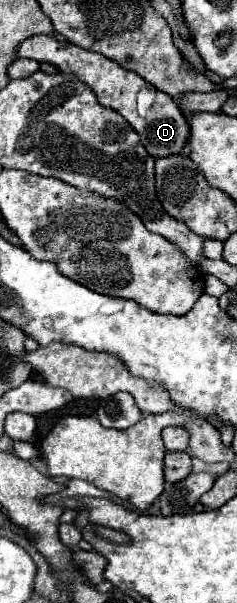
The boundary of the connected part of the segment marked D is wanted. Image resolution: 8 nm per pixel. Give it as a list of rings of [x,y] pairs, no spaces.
[[[34,35],[24,39],[16,47],[18,57],[34,59],[38,63],[48,61],[54,63],[62,73],[72,73],[76,75],[82,83],[86,83],[98,97],[98,101],[106,107],[116,109],[140,135],[142,145],[146,151],[154,157],[168,157],[168,155],[178,155],[184,151],[184,145],[188,141],[188,123],[182,113],[182,109],[174,103],[174,99],[158,89],[154,89],[150,83],[146,83],[142,77],[138,77],[132,71],[122,69],[108,57],[100,53],[86,51],[76,45],[62,45],[50,35]]]

